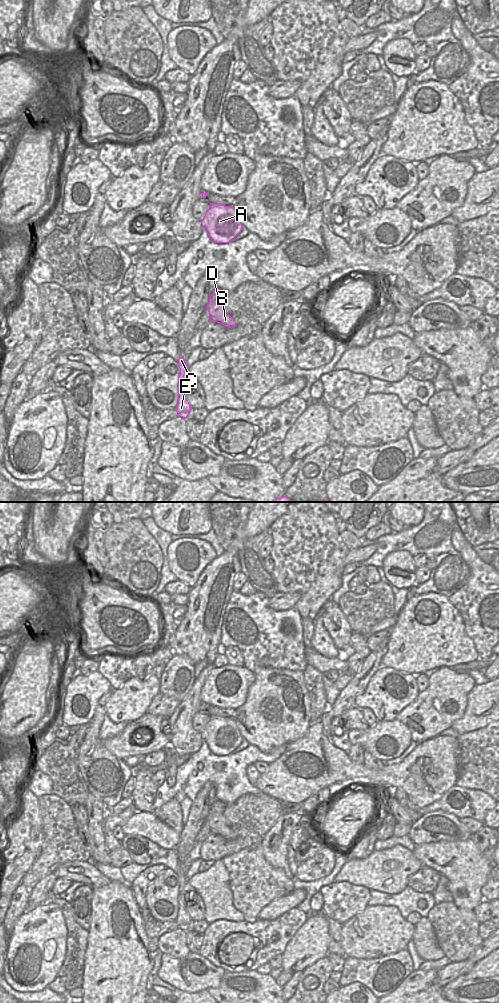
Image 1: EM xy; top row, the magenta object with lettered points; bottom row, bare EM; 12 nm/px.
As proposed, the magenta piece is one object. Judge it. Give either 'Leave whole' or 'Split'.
Leave whole.

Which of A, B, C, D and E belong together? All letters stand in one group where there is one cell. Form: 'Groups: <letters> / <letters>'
Groups: A B C D E.

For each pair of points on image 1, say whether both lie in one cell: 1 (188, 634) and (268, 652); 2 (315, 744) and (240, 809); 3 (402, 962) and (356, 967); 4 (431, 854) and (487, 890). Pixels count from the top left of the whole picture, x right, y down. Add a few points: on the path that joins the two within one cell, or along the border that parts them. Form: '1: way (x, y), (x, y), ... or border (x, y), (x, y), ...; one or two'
1: border (222, 618), (221, 639), (219, 643); two
2: border (262, 791), (282, 803); two
3: way (391, 967), (367, 967); one
4: border (488, 877), (488, 880), (481, 889), (482, 899); two

